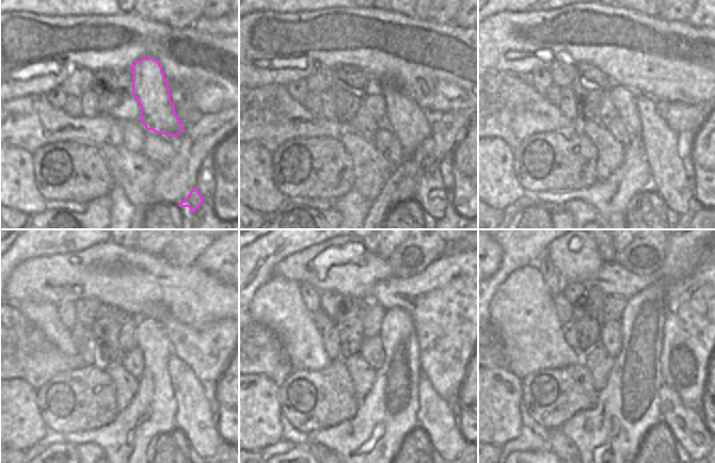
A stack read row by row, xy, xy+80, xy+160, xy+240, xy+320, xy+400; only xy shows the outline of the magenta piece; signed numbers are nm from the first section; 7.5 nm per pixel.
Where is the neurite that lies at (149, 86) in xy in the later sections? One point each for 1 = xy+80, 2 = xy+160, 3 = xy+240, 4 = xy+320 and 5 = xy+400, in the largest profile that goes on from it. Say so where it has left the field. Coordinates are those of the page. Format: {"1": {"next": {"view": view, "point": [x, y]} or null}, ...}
{"1": {"next": {"view": "xy+80", "point": [411, 124]}}, "2": {"next": {"view": "xy+160", "point": [665, 158]}}, "3": {"next": {"view": "xy+240", "point": [194, 420]}}, "4": {"next": {"view": "xy+320", "point": [435, 415]}}, "5": {"next": {"view": "xy+400", "point": [686, 425]}}}

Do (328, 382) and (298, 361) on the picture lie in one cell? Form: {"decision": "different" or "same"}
{"decision": "different"}

